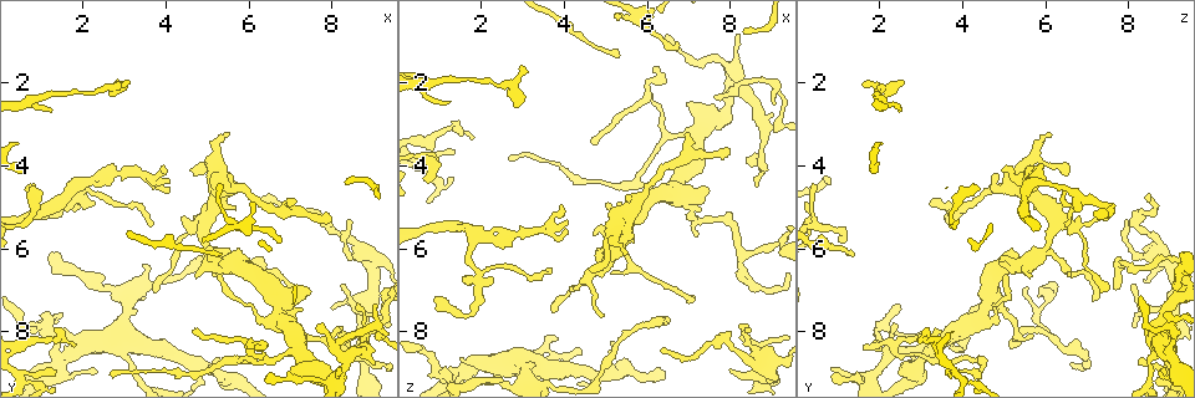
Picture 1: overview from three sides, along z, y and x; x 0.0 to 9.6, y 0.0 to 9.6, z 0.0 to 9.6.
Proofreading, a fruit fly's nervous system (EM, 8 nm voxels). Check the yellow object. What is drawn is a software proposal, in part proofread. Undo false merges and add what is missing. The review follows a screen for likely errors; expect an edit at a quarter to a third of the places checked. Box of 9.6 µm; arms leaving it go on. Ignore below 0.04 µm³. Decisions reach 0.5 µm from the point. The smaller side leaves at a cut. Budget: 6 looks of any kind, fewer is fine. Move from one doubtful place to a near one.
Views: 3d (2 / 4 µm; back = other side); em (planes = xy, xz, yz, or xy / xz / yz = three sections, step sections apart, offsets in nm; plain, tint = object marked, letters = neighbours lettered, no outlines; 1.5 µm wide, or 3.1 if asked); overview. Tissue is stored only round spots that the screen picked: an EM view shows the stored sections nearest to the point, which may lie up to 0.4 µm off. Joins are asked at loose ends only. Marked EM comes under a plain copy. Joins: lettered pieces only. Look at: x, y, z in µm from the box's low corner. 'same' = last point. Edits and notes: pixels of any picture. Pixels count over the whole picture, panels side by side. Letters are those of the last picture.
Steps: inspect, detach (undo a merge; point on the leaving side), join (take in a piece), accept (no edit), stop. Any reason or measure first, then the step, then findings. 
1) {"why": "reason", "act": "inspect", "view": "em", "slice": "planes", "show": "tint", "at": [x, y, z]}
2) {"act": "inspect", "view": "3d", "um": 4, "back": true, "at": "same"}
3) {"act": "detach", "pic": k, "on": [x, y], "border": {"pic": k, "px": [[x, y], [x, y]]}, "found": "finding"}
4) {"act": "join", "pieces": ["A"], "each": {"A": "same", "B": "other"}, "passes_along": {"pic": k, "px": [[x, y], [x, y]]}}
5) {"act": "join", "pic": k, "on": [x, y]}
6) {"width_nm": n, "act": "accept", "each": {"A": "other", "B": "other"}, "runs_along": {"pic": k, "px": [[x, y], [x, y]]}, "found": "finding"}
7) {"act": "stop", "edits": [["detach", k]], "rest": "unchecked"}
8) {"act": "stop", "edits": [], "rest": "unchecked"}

{"why": "free end", "act": "inspect", "view": "em", "slice": "planes", "show": "letters", "at": [8.20, 8.85, 0.80]}

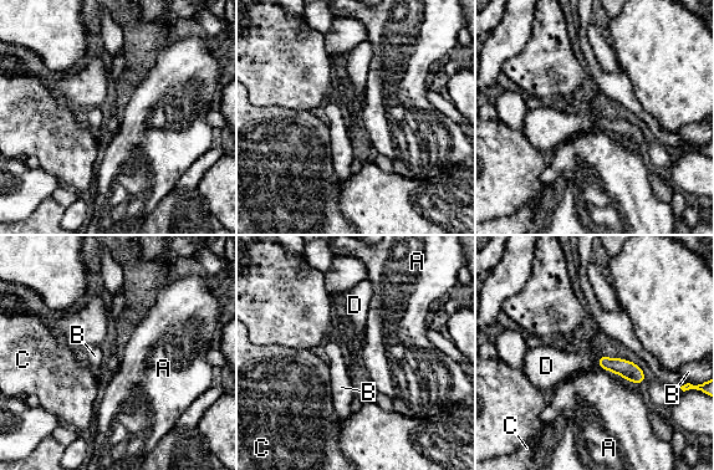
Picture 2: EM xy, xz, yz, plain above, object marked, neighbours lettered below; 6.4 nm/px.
{"act": "join", "pieces": ["D"], "each": {"A": "other", "B": "other", "C": "other", "D": "same"}, "passes_along": {"pic": 2, "px": [[630, 371], [597, 362], [559, 364]]}, "found": "the cell continues"}

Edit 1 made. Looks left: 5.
{"why": "redraw", "act": "inspect", "view": "overview"}

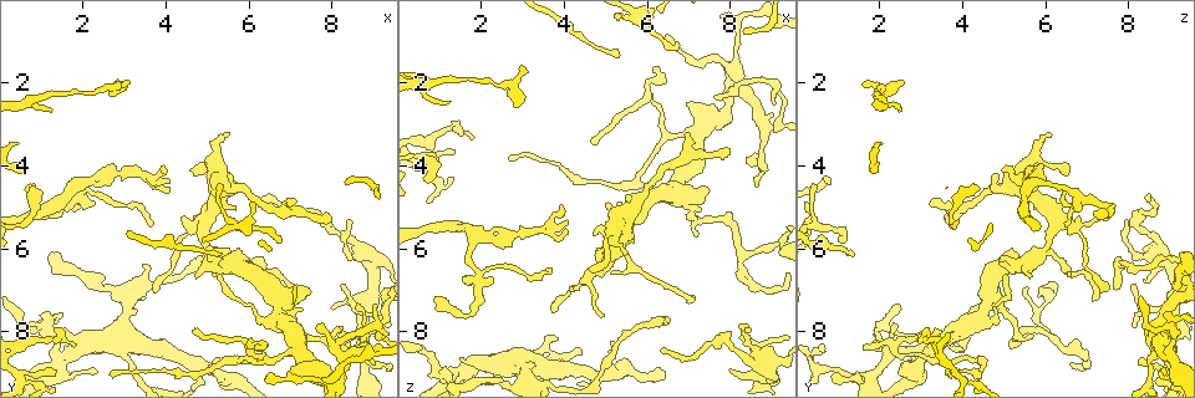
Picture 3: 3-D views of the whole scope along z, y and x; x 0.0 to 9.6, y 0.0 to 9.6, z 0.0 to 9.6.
{"why": "thin neck", "act": "inspect", "view": "em", "slice": "planes", "show": "tint", "at": [4.95, 6.30, 8.85]}

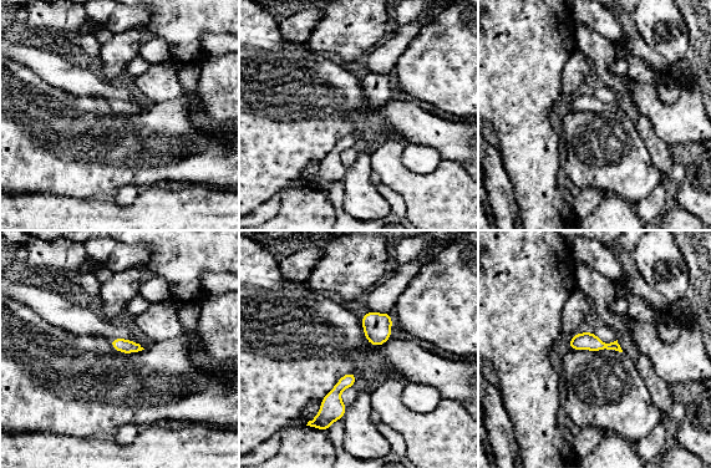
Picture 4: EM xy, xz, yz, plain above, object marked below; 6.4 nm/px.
{"act": "inspect", "view": "em", "slice": "planes", "show": "letters", "at": "same"}

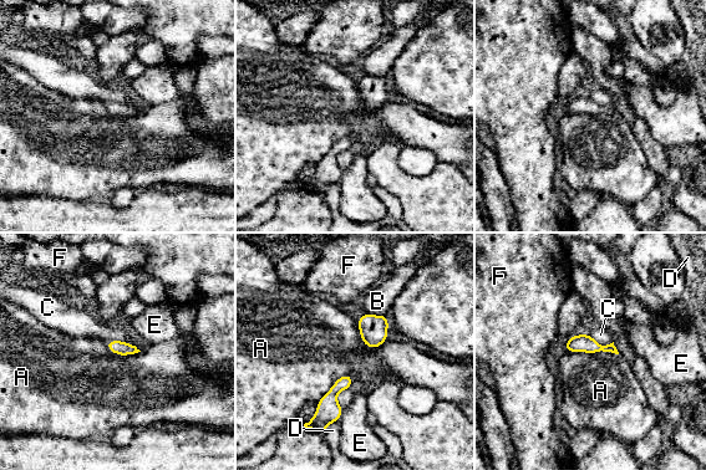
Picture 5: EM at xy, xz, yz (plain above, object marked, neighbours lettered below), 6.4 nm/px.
{"act": "accept", "each": {"A": "other", "B": "other", "C": "other", "D": "other", "E": "other", "F": "other"}, "runs_along": {"pic": 5, "px": [[568, 347], [592, 346], [611, 348]]}, "found": "continuous, no second cell"}

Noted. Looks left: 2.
{"why": "sharp bend", "act": "inspect", "view": "em", "slice": "xz", "step": 8, "show": "letters", "at": [1.15, 7.70, 9.15]}

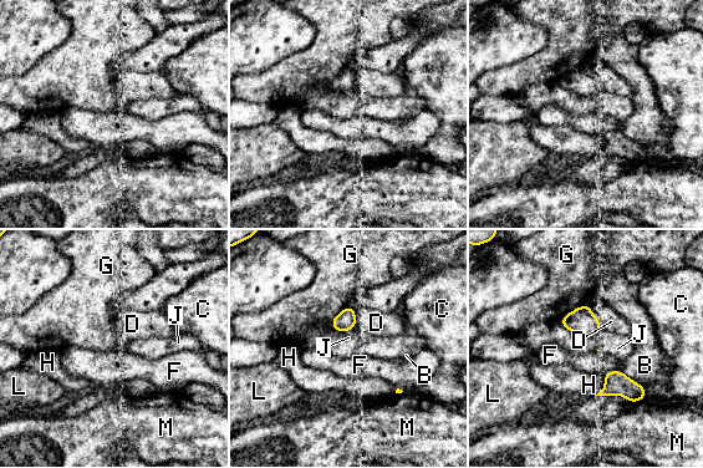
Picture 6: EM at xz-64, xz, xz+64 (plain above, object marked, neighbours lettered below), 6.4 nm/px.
{"act": "accept", "each": {"B": "other", "C": "other", "D": "other", "F": "other", "G": "other", "H": "other", "J": "other", "L": "other", "M": "other"}, "border": {"pic": 6, "px": [[621, 370], [609, 370], [602, 375]]}, "found": "continuous, no second cell"}

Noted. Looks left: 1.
{"act": "stop", "edits": [["join", 2]], "rest": "unchecked"}

